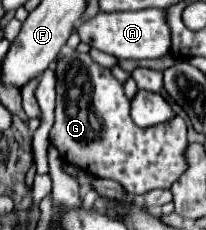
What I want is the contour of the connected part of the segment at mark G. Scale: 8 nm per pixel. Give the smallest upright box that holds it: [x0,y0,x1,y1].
[50,52,186,196]

